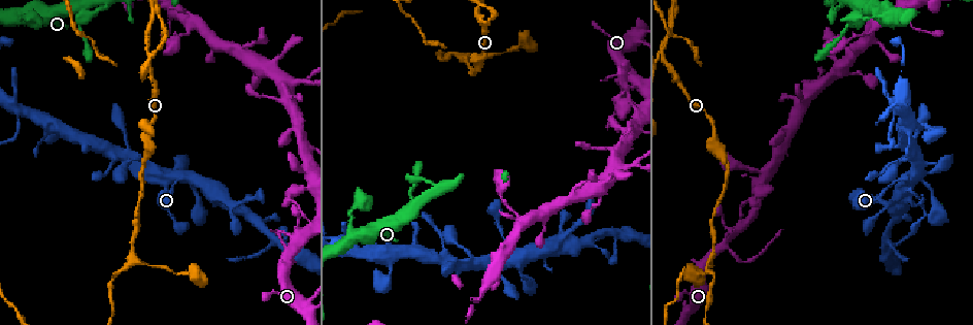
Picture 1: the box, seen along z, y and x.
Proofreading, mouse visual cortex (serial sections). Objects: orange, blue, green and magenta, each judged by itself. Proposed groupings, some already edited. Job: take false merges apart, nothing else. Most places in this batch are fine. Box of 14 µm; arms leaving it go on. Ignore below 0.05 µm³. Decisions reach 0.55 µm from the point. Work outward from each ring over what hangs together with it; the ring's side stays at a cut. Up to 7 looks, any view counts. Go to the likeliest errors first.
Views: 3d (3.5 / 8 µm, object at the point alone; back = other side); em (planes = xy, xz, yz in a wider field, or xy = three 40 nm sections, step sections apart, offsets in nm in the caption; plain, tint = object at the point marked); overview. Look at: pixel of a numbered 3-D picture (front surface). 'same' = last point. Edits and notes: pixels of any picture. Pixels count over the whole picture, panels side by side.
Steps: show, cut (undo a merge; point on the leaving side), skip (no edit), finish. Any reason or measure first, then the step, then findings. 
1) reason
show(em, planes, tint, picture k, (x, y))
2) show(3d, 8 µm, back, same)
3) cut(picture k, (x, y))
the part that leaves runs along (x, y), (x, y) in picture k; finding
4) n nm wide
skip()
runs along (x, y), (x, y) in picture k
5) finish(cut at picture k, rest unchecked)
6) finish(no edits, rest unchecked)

thin neck
show(em, xy, step 1, tint, picture 1, (482, 19))

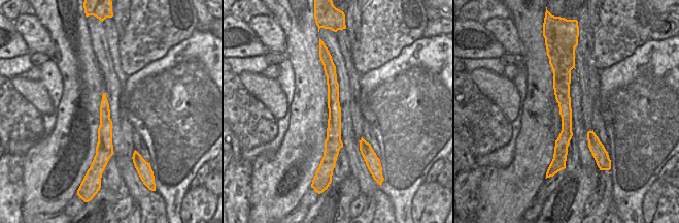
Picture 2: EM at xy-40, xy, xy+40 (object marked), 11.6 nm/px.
show(3d, 3.5 µm, same)

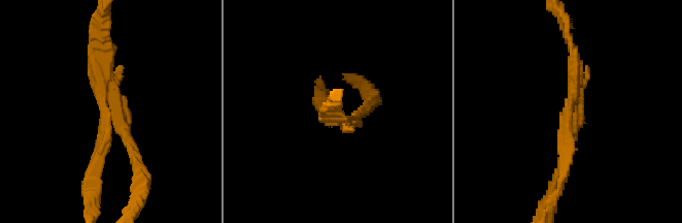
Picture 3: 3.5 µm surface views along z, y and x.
cut(picture 3, (133, 149))
the part that leaves runs along (115, 125), (141, 169), (138, 204) in picture 3; two cells meet here

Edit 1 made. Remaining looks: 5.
see it whole again
show(overview)

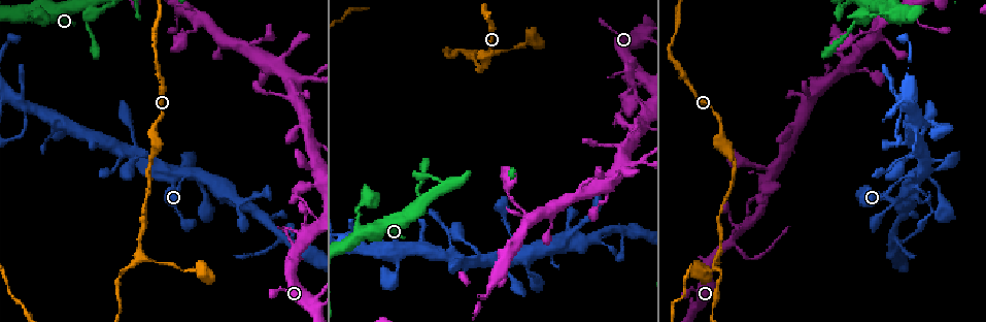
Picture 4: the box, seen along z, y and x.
closes a loop
show(3d, 3.5 µm, picture 4, (306, 205))

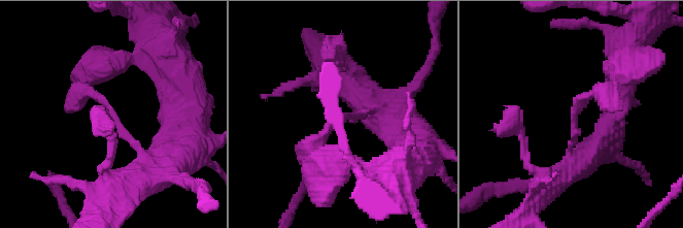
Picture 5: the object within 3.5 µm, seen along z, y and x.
need the tissue
show(em, xy, step 3, plain, picture 5, (115, 112))

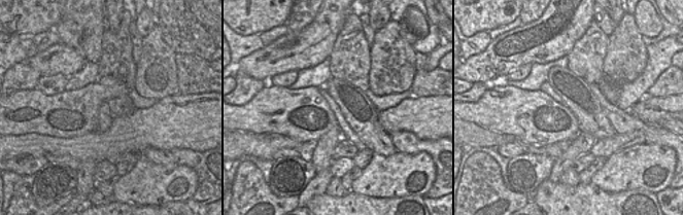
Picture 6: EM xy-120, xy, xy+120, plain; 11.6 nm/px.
with the object marked
show(em, xy, step 3, tint, same)

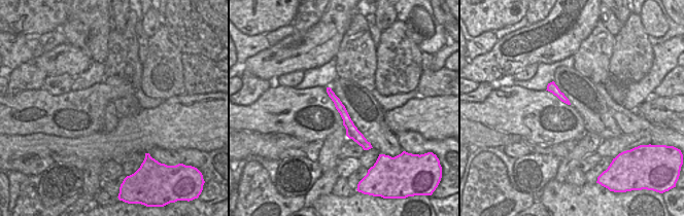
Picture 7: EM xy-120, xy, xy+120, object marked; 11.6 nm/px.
skip()
runs along (148, 169), (145, 154), (113, 112) in picture 5; one cell here

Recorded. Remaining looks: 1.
finish(cut at picture 3, rest unchecked)

